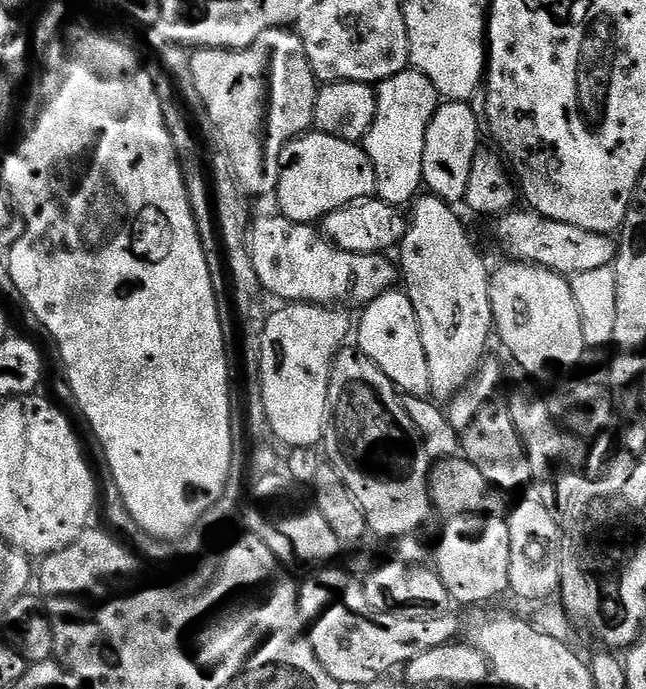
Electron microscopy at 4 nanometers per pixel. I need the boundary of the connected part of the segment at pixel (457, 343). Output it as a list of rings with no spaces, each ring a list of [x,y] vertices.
[[[424,194],[411,205],[410,211],[412,216],[410,212],[408,229],[398,245],[398,272],[402,277],[403,291],[408,293],[416,311],[418,334],[422,334],[422,350],[426,350],[426,363],[430,366],[431,395],[437,401],[447,402],[457,396],[480,369],[486,356],[484,351],[488,348],[488,339],[494,336],[488,289],[490,268],[484,265],[463,222],[456,217],[457,209],[453,205],[437,196]]]

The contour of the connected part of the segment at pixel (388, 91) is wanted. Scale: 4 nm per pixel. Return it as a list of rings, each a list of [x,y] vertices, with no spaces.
[[[405,70],[381,80],[375,90],[374,122],[362,141],[364,152],[374,166],[375,195],[387,204],[408,206],[424,188],[422,154],[426,150],[426,130],[442,103],[442,97],[436,93],[434,82],[415,70]]]

